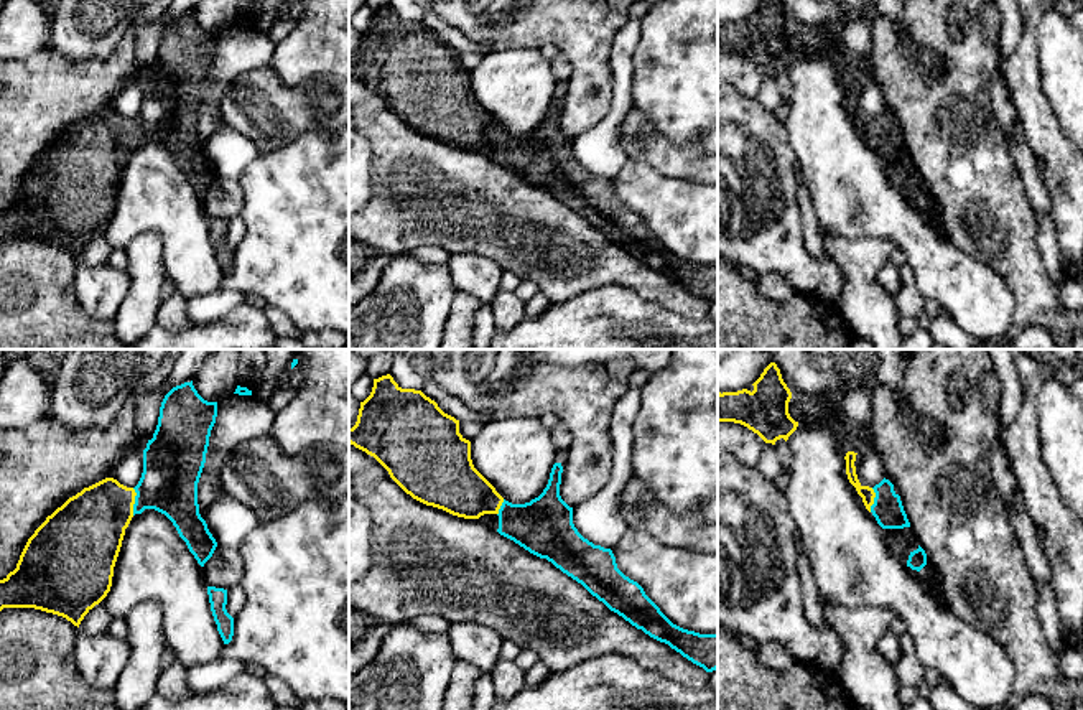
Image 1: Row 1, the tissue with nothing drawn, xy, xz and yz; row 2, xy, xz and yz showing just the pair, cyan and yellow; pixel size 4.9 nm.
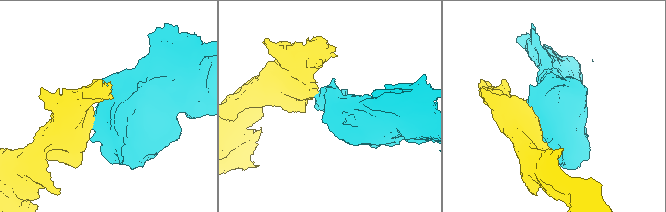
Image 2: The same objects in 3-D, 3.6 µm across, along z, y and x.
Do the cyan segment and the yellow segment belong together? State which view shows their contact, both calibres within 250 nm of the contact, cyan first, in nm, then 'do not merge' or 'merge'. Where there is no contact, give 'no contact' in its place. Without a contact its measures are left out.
xy | 280/340 nm | merge

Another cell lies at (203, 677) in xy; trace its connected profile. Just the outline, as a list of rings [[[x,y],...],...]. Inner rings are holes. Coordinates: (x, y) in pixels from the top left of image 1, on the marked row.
[[[219,656],[209,662],[186,669],[186,677],[193,692],[209,692],[225,685],[245,670],[247,664],[244,661]]]

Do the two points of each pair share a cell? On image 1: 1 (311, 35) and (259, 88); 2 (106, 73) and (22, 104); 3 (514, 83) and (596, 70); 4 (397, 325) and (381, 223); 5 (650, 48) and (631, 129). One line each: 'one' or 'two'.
1: two
2: one
3: two
4: two
5: two

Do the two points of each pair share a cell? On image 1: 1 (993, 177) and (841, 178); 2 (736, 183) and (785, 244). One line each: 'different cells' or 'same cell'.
1: different cells
2: same cell

